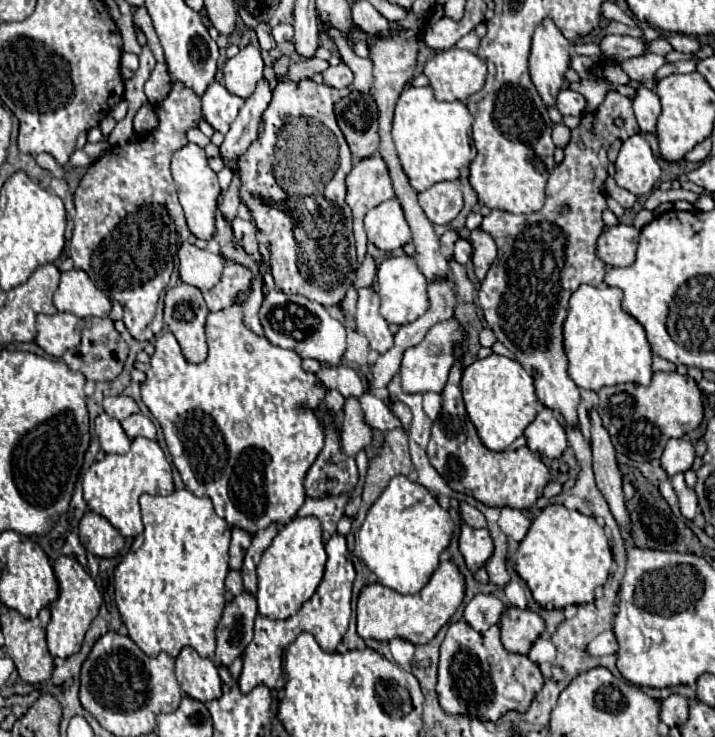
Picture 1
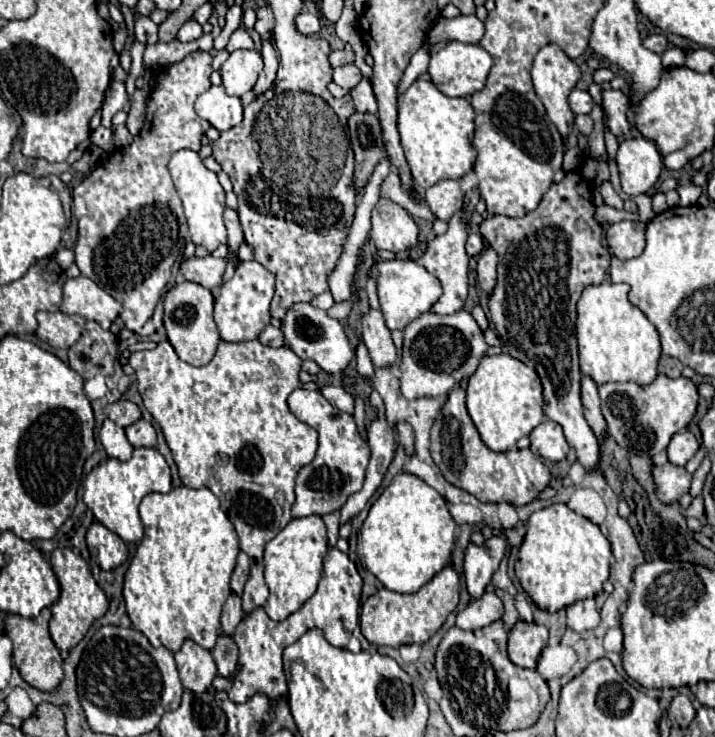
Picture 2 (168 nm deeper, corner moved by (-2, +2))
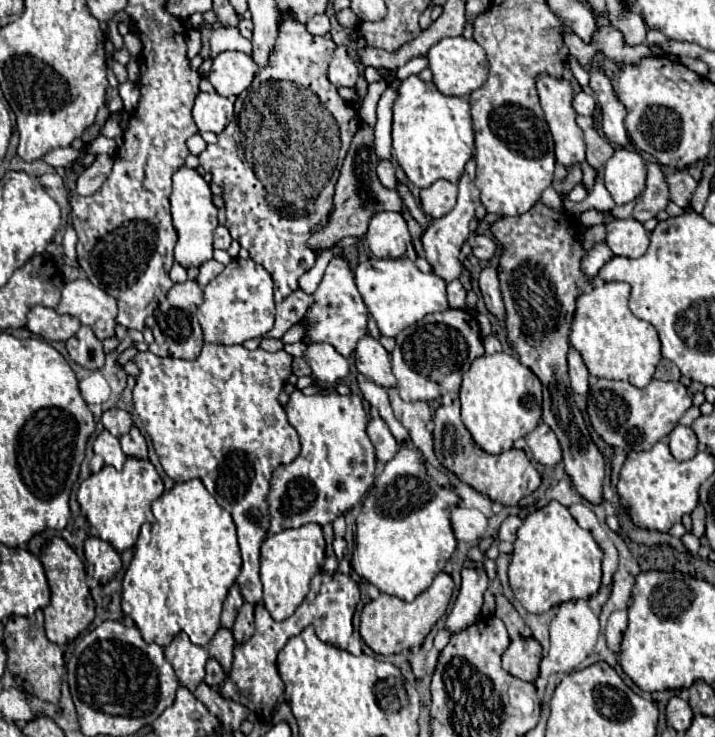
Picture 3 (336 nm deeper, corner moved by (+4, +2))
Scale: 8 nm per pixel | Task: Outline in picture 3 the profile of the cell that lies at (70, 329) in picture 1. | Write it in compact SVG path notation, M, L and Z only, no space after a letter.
M34 306L28 312L28 330L44 340L62 340L66 342L80 328L80 322L74 316L58 314L46 306Z

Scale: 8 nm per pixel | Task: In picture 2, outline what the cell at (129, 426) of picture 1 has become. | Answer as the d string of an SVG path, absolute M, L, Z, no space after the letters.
M142 418L126 428L126 436L128 436L128 442L134 448L140 448L140 446L152 448L152 446L156 446L156 430L152 428L150 422L146 422Z

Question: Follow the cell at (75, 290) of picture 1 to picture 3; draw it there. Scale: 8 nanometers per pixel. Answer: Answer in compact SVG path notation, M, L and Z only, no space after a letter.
M86 278L64 284L62 300L56 312L78 318L82 324L90 326L100 340L114 336L118 312L116 300L102 292L98 286L90 284L90 280Z

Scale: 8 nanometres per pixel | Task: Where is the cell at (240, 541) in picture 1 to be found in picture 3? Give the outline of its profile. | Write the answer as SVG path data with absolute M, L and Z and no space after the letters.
M234 582L234 584L230 586L230 590L228 590L228 596L226 596L224 608L222 608L222 626L224 626L224 628L232 628L234 616L236 616L238 608L242 606L242 602L244 602L244 598L242 598L242 594L240 594L240 584Z

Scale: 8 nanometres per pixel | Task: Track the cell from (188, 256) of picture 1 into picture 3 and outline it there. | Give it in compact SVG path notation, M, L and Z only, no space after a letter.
M216 260L204 262L204 264L200 266L200 274L198 274L196 282L204 288L212 278L216 278L216 276L222 272L222 268L224 268L224 264L220 264L220 262L216 262Z

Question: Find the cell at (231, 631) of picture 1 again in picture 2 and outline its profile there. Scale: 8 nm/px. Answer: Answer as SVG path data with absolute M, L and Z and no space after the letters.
M220 636L216 646L210 652L218 666L218 674L224 678L232 678L232 674L236 672L236 666L238 666L238 652L236 652L234 640L228 636Z

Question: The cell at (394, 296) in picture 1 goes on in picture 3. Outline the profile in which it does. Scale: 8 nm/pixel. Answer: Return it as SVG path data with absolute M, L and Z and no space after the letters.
M368 258L356 268L356 286L368 306L368 312L376 318L382 336L396 338L402 328L422 320L426 314L442 312L448 308L446 282L434 274L422 274L410 258Z

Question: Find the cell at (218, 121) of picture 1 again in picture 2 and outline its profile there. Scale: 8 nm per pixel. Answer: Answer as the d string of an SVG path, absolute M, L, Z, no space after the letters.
M212 86L196 100L196 112L216 130L224 132L242 122L242 102L224 92L222 86Z

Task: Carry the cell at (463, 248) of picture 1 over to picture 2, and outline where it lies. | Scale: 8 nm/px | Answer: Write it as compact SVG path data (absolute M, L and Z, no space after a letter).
M470 234L470 236L468 236L466 252L468 252L470 256L480 256L484 248L486 248L486 244L484 244L484 238L482 238L480 234Z

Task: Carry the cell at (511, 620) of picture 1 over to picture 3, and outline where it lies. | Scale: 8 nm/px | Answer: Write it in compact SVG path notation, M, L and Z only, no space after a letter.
M514 638L502 654L502 666L512 676L526 682L534 682L538 676L538 664L542 658L542 646L536 638Z

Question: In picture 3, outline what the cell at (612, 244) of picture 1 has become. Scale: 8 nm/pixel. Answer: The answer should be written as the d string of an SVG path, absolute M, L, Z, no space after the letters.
M616 218L606 226L606 244L616 256L638 258L646 252L648 242L650 240L644 226L634 218L628 220Z

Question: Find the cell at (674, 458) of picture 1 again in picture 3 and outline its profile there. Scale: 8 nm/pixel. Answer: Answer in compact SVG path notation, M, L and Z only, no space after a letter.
M678 424L678 426L670 432L668 442L670 442L670 452L672 452L672 456L674 456L678 462L690 460L690 458L698 452L698 448L696 448L696 446L698 446L698 440L696 440L692 428L688 428L688 426L680 426L680 424Z

